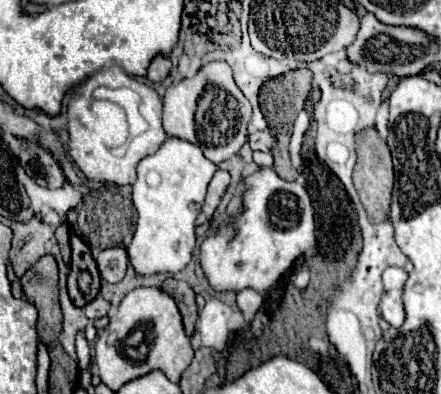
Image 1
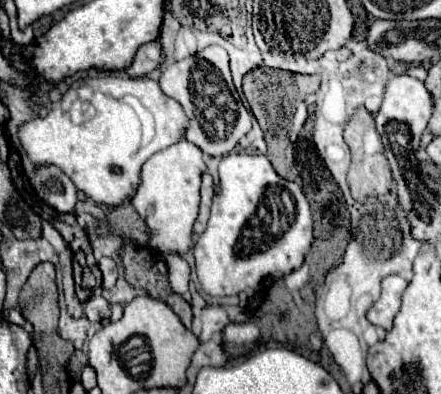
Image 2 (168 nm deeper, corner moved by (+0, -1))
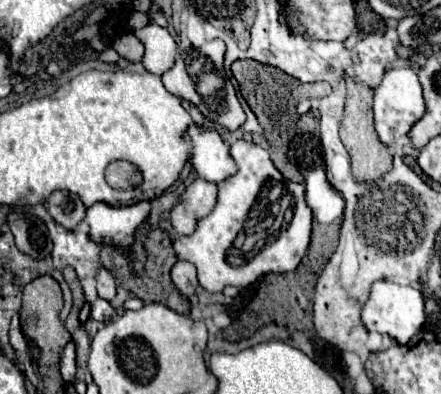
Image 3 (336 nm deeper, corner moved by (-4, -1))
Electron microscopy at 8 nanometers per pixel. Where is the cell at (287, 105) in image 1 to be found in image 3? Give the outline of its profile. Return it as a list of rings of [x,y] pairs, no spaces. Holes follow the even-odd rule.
[[[244,59],[244,61],[234,61],[232,63],[232,75],[236,77],[238,85],[240,85],[240,93],[242,97],[246,99],[248,107],[254,111],[254,115],[258,117],[262,129],[264,129],[264,137],[270,145],[270,157],[272,157],[272,163],[276,165],[276,169],[288,179],[288,181],[294,181],[294,183],[304,183],[304,177],[302,173],[288,161],[284,159],[286,157],[286,151],[288,151],[288,145],[290,145],[290,127],[296,127],[296,121],[298,121],[298,113],[296,113],[296,105],[298,101],[304,97],[322,97],[322,95],[328,95],[330,93],[330,87],[326,83],[314,83],[314,85],[304,85],[300,81],[296,81],[294,77],[286,75],[284,71],[272,67],[272,65],[264,65],[264,63],[258,63],[258,61],[250,61],[250,59]]]

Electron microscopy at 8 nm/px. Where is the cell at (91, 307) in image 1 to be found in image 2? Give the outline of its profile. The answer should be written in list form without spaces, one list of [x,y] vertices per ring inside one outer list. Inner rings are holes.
[[[100,291],[92,293],[92,297],[84,303],[84,315],[90,323],[100,323],[110,317],[110,303],[100,295]]]

